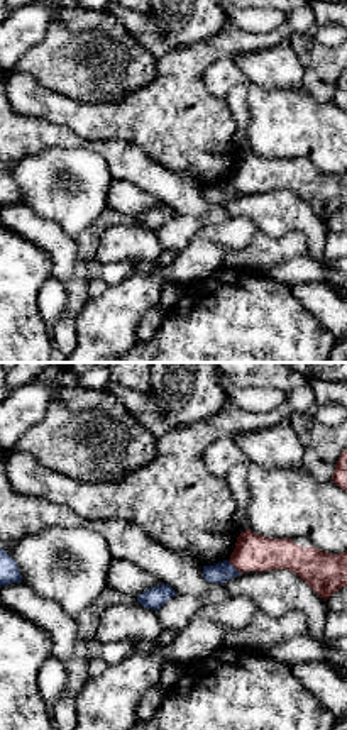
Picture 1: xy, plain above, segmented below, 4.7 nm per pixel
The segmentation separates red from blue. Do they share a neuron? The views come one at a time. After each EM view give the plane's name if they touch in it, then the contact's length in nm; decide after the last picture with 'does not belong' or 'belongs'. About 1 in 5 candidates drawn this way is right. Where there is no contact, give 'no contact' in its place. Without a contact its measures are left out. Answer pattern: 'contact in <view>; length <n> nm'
contact in xy; length 90 nm

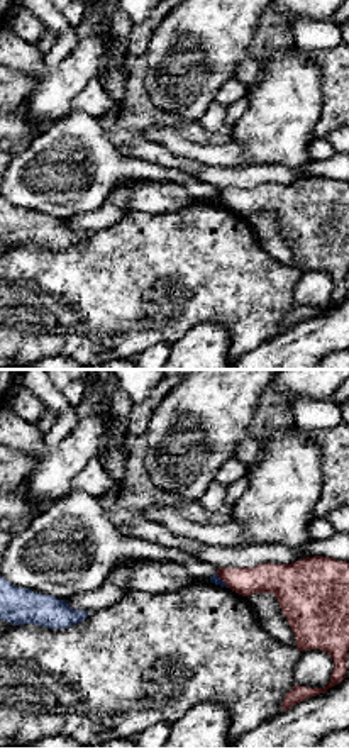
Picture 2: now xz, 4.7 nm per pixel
contact in xz; length 100 nm

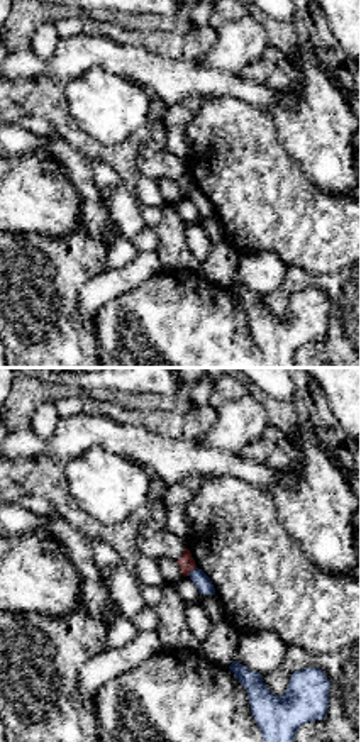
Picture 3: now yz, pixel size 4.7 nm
contact in yz; length 60 nm

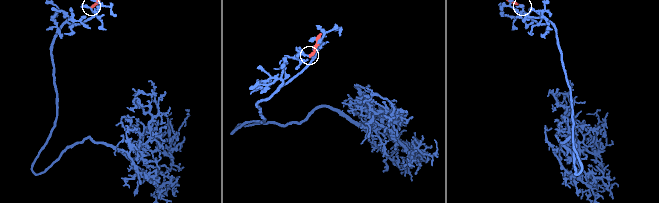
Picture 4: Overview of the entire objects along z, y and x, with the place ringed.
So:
does not belong

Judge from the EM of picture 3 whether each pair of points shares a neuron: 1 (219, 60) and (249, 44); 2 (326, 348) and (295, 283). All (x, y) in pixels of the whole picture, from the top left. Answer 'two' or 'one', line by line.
1: one
2: one

